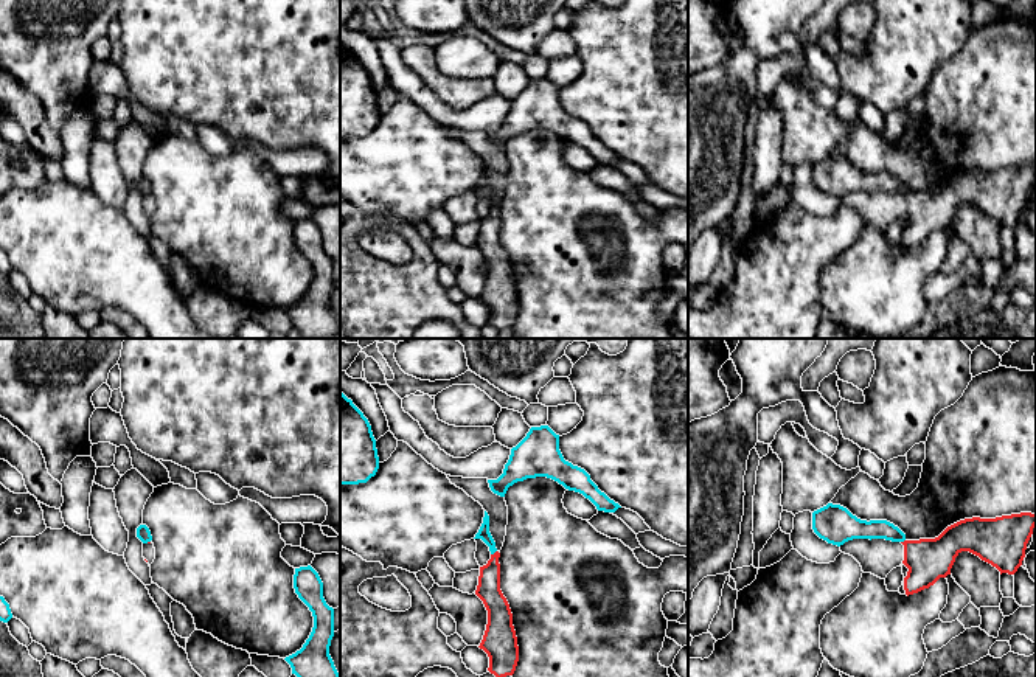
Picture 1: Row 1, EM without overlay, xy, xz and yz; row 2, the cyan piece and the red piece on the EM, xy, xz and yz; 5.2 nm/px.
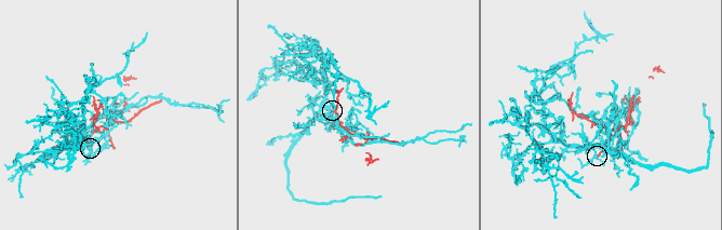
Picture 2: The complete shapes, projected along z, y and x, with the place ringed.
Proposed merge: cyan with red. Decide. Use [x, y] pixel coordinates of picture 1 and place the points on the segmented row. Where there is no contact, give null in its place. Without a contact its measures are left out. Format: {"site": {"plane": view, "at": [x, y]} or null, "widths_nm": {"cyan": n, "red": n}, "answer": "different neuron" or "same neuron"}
{"site": {"plane": "xz", "at": [493, 553]}, "widths_nm": {"cyan": 70, "red": 120}, "answer": "different neuron"}

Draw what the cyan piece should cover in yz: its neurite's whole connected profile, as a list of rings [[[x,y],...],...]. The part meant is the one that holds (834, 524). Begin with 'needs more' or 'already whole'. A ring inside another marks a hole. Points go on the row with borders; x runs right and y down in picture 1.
already whole; [[[828,503],[812,512],[814,533],[833,545],[843,545],[853,539],[885,539],[904,542],[906,534],[887,520],[860,520],[840,505]]]

